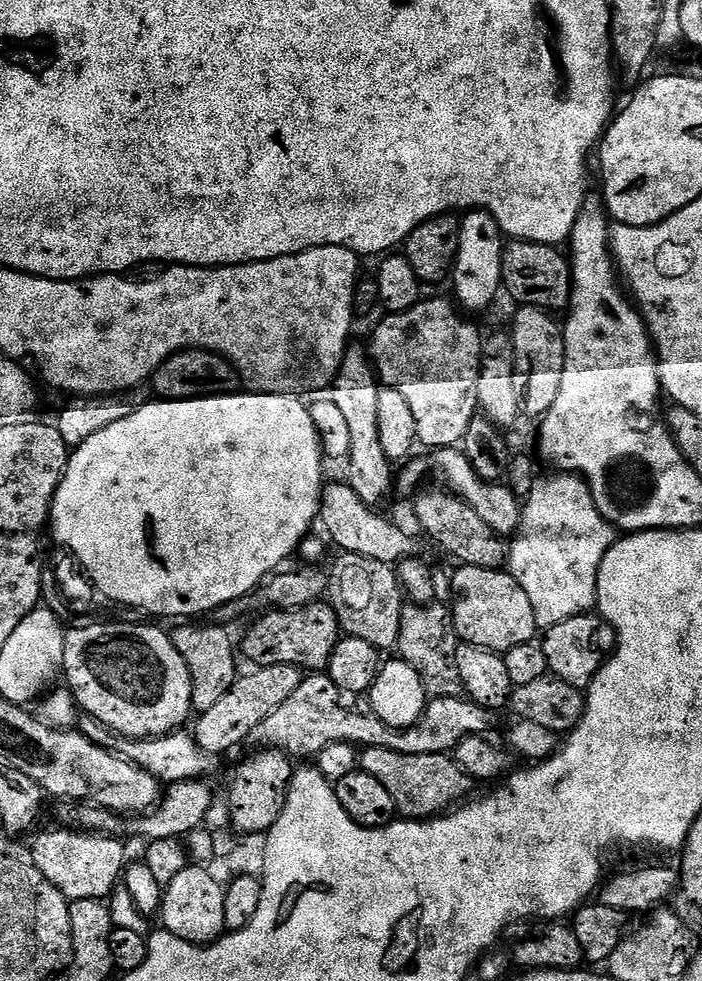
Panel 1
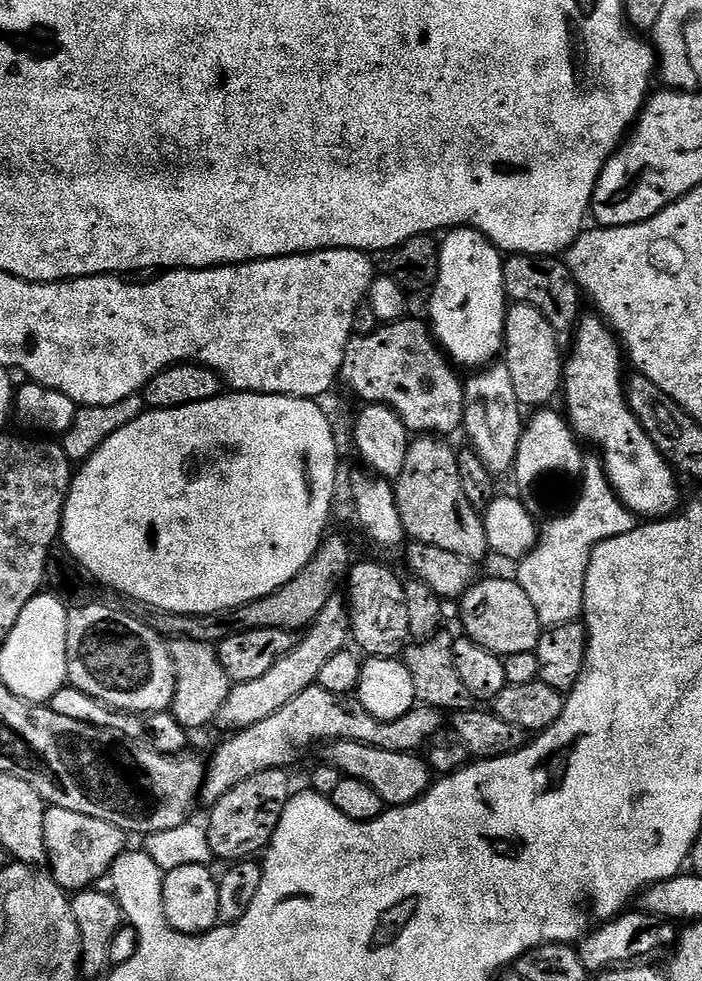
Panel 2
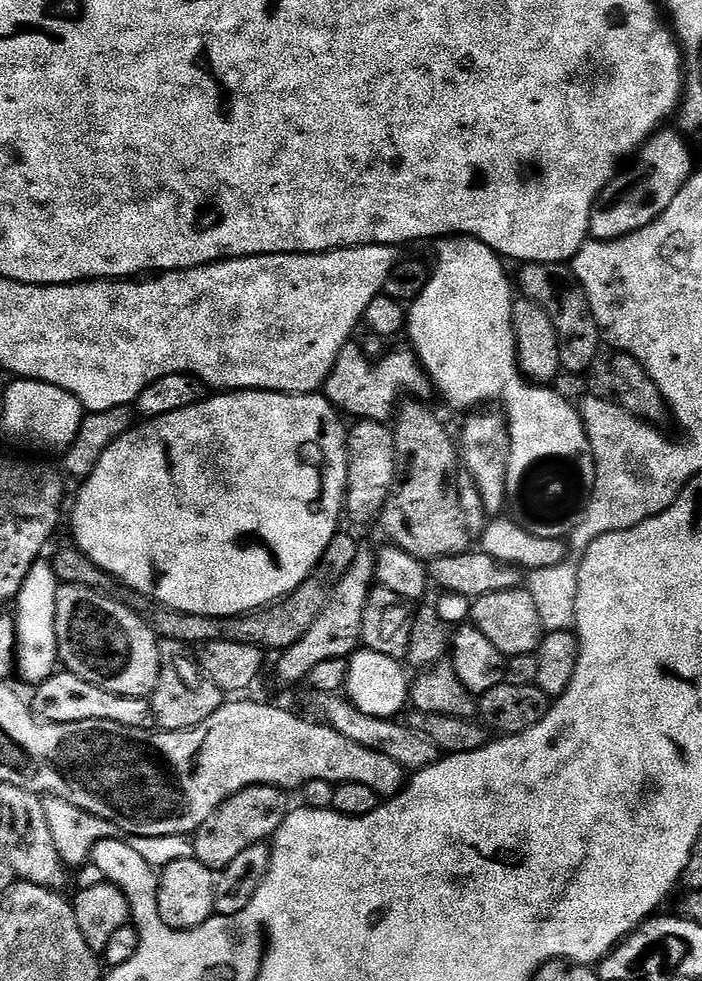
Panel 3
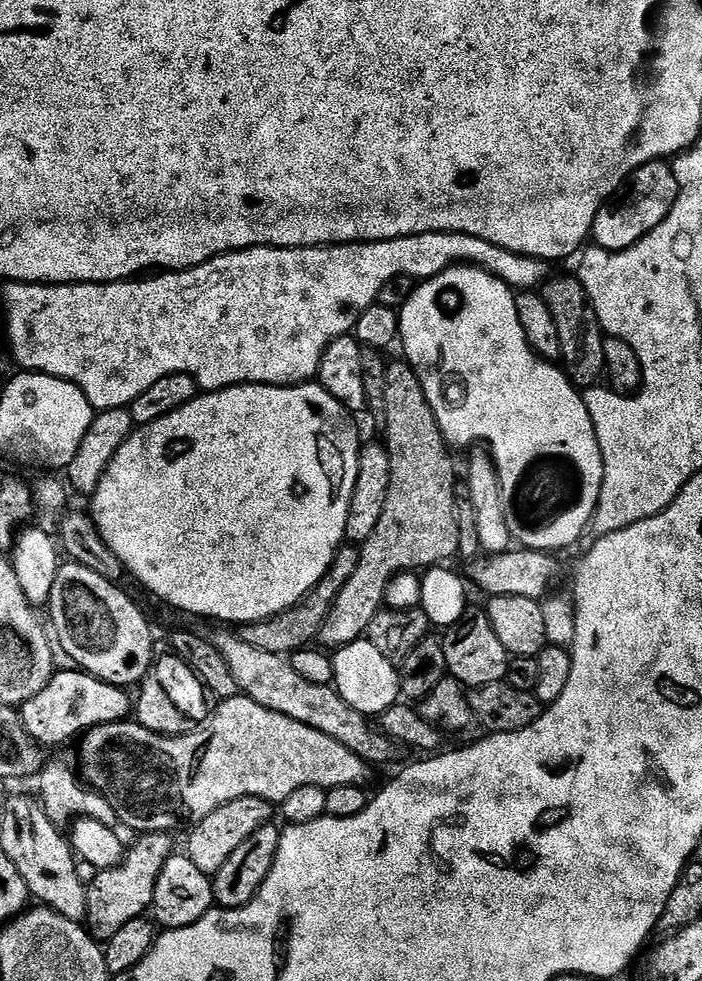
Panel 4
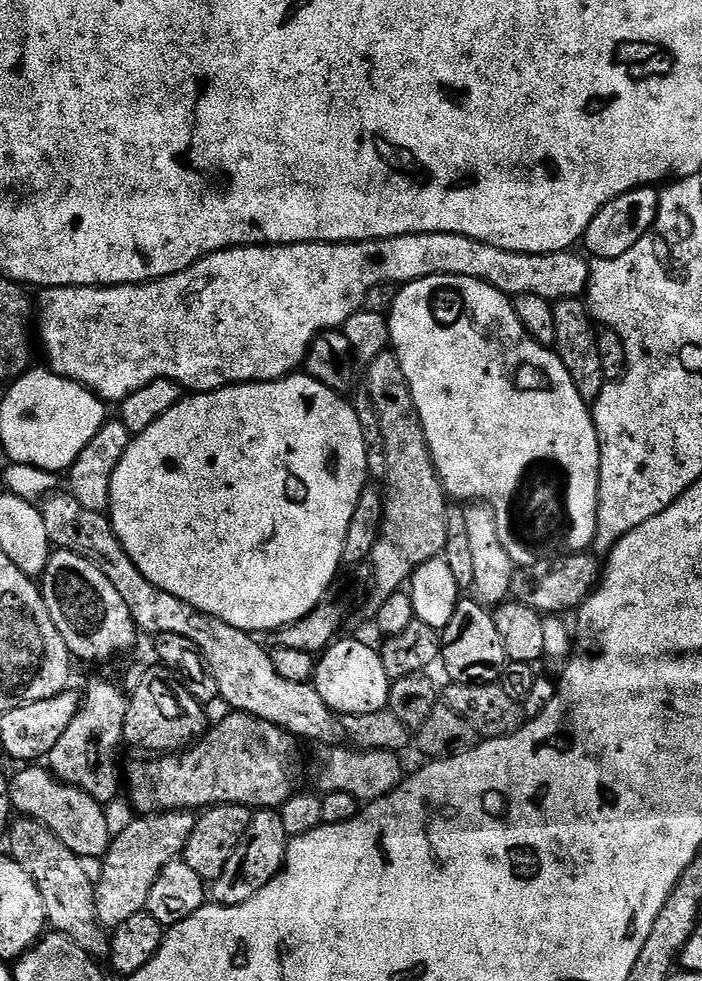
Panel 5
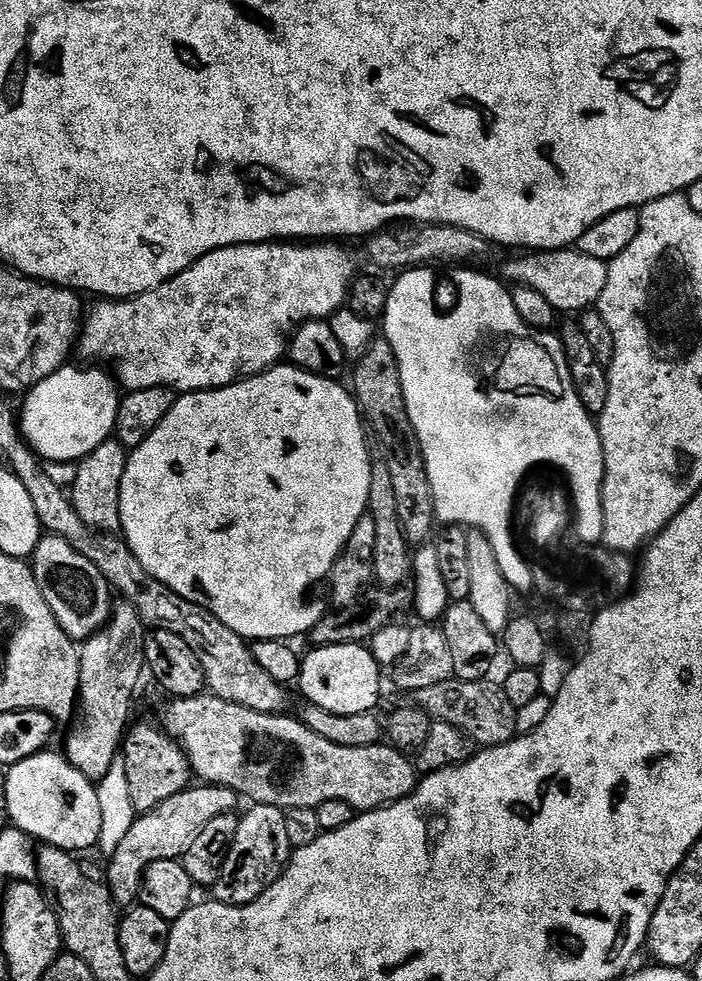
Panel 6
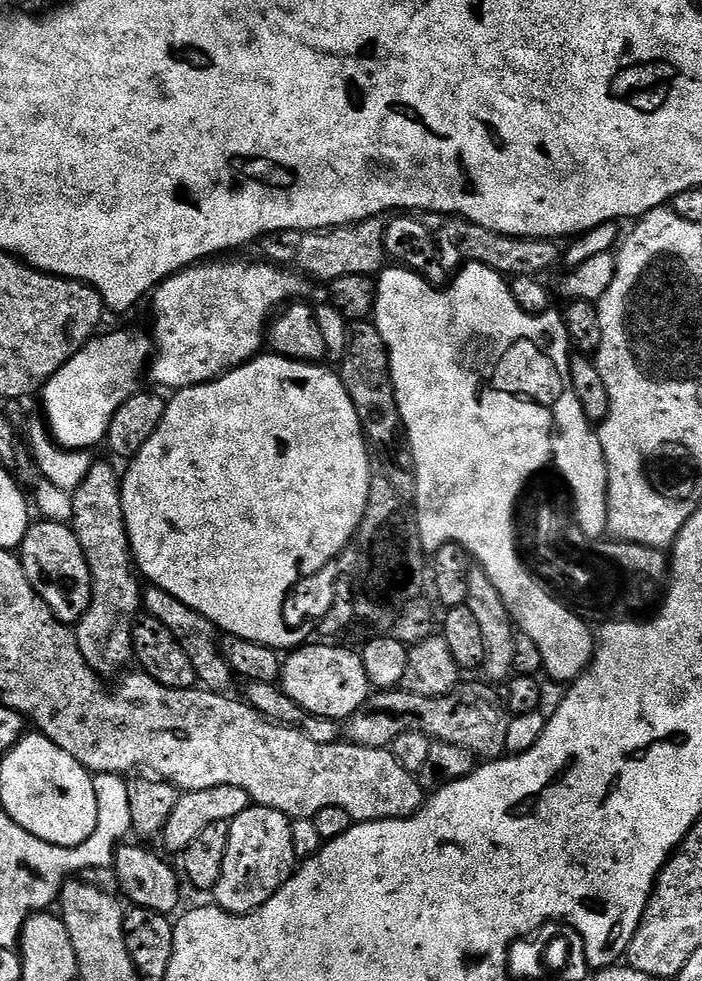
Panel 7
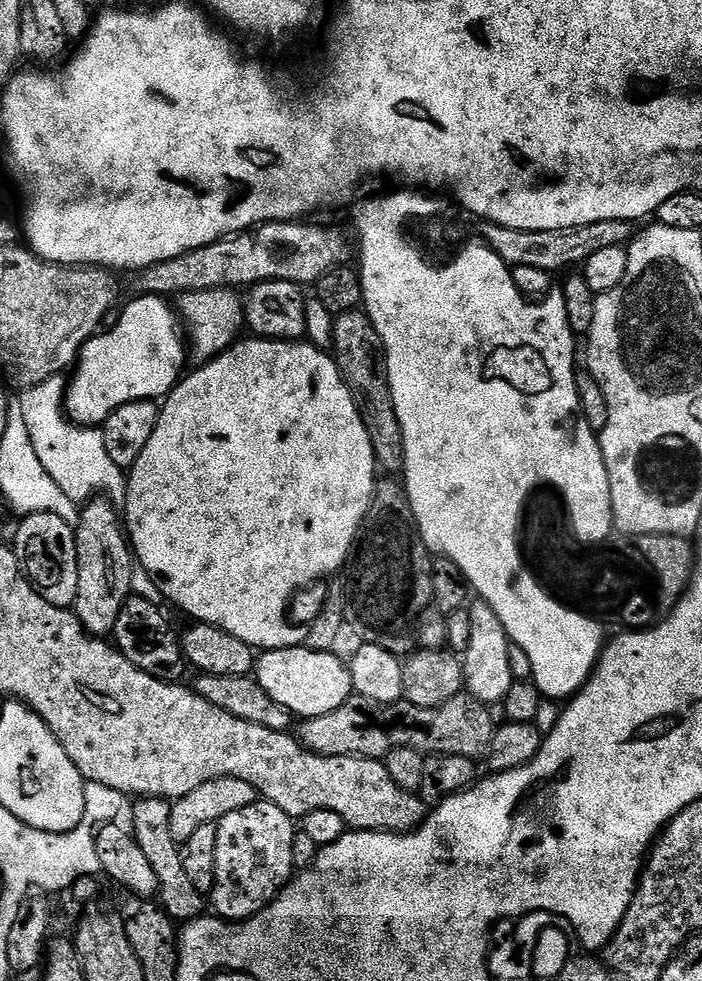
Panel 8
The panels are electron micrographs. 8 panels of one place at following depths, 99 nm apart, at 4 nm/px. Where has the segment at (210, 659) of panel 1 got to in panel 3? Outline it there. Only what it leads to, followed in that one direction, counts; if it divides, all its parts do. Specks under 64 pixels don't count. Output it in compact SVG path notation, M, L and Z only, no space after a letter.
M172 651L176 652L163 653L158 686L152 691L150 699L155 723L165 732L181 732L206 722L206 718L225 703L226 696L209 676L204 675L199 663L184 653L187 651Z

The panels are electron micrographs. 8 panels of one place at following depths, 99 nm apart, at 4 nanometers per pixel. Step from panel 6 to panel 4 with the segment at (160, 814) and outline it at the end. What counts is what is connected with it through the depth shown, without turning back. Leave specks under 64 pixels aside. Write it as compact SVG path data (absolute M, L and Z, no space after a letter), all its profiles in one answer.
M149 832L141 835L134 845L125 851L124 861L120 863L118 868L105 868L93 875L96 877L90 880L87 885L86 927L95 940L107 942L110 938L114 938L114 933L122 926L126 926L126 922L134 922L134 918L145 915L151 909L154 886L158 882L158 874L162 874L162 866L166 866L166 862L174 854L172 839L173 837L166 832Z

